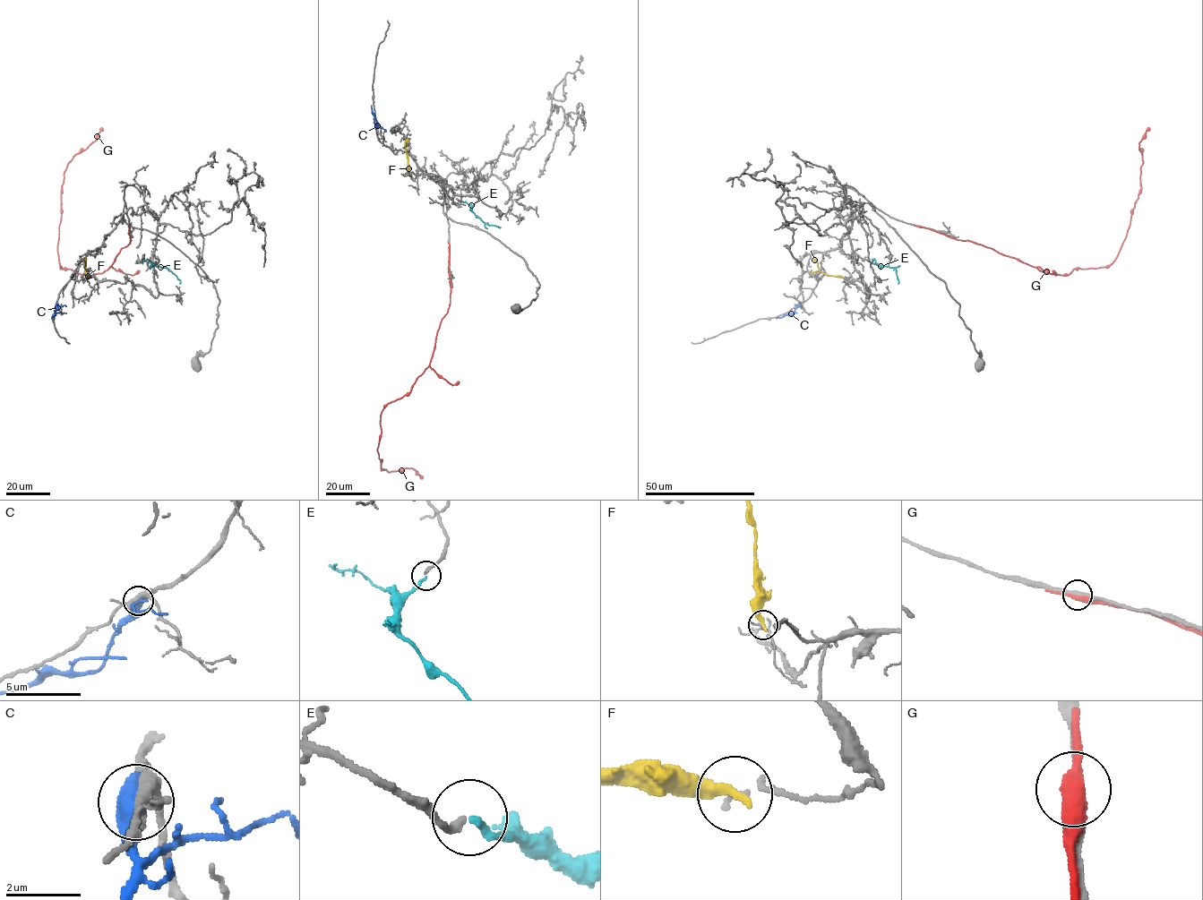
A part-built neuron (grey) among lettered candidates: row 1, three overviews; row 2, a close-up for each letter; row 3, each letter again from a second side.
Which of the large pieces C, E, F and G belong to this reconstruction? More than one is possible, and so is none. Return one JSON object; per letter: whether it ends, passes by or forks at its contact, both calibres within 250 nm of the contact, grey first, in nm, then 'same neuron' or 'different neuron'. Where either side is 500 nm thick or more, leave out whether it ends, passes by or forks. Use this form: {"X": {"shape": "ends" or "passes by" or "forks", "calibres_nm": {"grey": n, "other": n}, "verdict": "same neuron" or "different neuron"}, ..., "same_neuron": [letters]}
{"C": {"calibres_nm": {"grey": 280, "other": 700}, "verdict": "different neuron"}, "E": {"shape": "ends", "calibres_nm": {"grey": 200, "other": 200}, "verdict": "same neuron"}, "F": {"shape": "ends", "calibres_nm": {"grey": 140, "other": 320}, "verdict": "different neuron"}, "G": {"shape": "passes by", "calibres_nm": {"grey": 190, "other": 440}, "verdict": "different neuron"}, "same_neuron": ["E"]}

